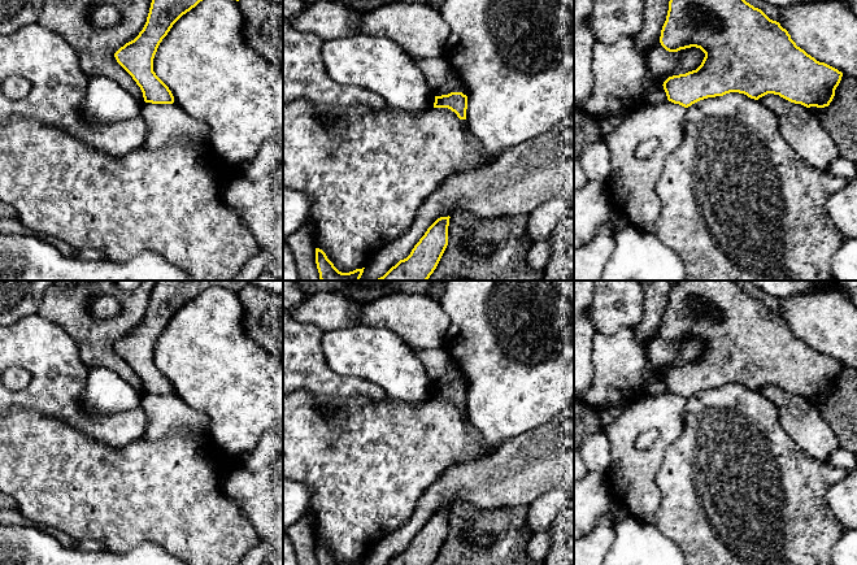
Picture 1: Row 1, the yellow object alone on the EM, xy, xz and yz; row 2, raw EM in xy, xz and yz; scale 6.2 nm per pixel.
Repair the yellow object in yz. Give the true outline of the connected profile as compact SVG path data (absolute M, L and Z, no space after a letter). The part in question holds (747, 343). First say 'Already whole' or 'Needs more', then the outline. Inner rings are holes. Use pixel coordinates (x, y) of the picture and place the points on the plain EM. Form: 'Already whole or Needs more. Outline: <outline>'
Already whole. Outline: M677 281L669 292L660 334L669 343L696 338L705 344L696 361L669 368L662 375L667 391L684 399L730 383L754 391L774 384L806 399L825 399L843 368L838 360L797 338L779 313L747 294L735 281Z

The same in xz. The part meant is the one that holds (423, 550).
Already whole. Outline: M449 507L438 509L410 546L400 551L386 565L432 565L448 536L449 509Z

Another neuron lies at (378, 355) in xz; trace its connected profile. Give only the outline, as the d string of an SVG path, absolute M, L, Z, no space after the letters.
M357 325L349 329L325 331L322 349L329 368L340 377L365 378L386 391L391 403L421 403L434 397L435 384L423 364L396 333L386 327Z

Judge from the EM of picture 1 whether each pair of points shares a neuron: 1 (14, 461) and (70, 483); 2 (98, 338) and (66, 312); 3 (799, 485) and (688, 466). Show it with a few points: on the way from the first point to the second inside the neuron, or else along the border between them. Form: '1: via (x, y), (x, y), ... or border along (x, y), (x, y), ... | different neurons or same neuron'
1: via (29, 461), (42, 461), (56, 474) | same neuron
2: via (90, 333), (74, 318) | same neuron
3: via (781, 453), (752, 464), (720, 461) | same neuron

